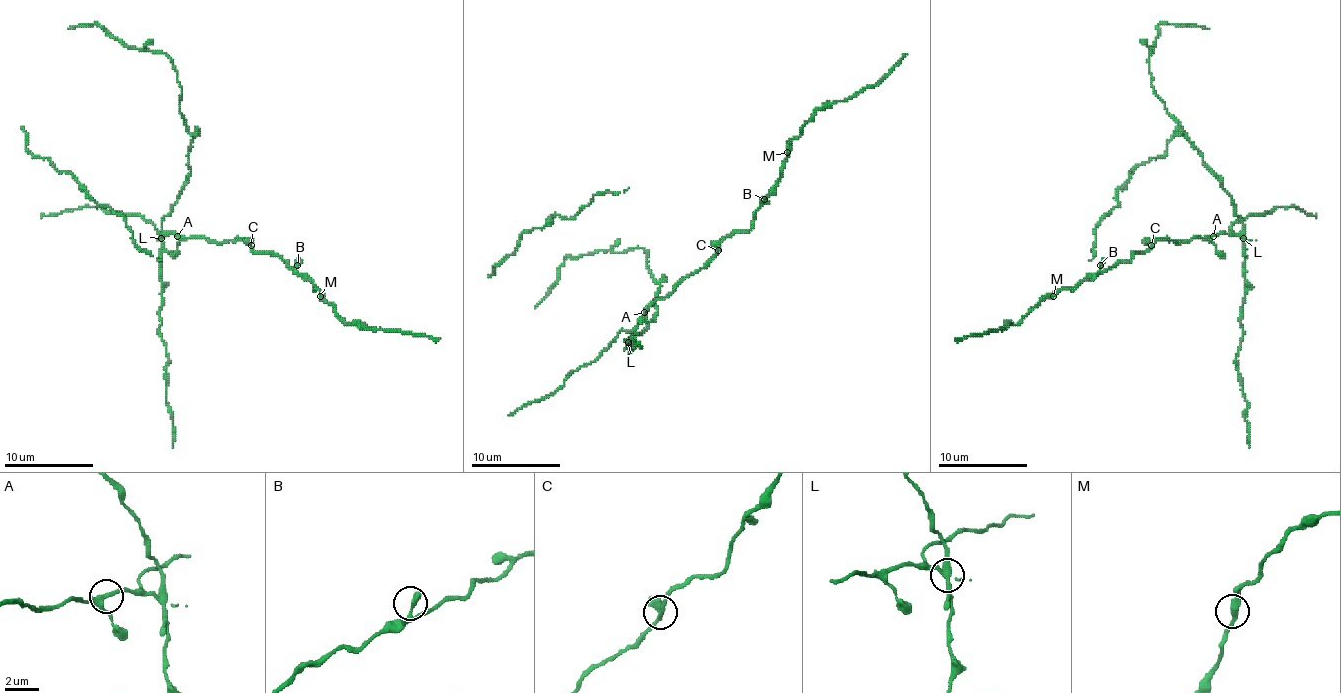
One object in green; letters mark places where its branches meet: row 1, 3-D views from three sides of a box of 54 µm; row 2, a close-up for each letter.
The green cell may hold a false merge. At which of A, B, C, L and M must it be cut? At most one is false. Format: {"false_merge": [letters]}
{"false_merge": ["L"]}

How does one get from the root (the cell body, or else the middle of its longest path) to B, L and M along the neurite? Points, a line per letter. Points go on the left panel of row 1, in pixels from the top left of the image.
B: (195, 238), (206, 238), (213, 242), (246, 240), (253, 251), (277, 253), (293, 269), (297, 265)
L: (195, 238), (182, 238), (175, 233), (166, 233), (161, 238)
M: (195, 238), (206, 238), (213, 242), (246, 240), (253, 251), (277, 253), (320, 291), (320, 296)

